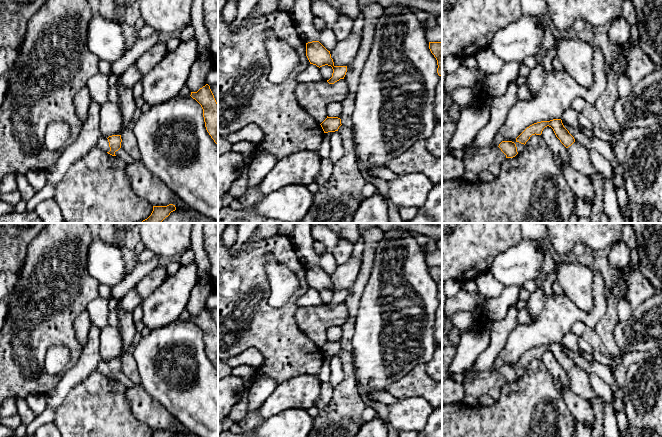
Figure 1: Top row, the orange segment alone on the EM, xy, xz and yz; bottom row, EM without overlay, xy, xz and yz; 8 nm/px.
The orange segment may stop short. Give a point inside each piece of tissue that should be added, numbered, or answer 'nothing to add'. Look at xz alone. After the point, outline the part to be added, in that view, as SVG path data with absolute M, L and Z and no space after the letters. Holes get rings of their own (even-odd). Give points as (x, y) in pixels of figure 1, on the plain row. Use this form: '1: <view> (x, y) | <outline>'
nothing to add

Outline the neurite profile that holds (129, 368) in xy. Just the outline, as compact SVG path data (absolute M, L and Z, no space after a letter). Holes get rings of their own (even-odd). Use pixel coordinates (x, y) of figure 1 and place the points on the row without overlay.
M136 333L130 347L121 358L121 372L136 385L140 385L141 379L133 352L142 337L141 333Z

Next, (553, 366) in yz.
M549 350L545 351L542 355L541 360L546 365L552 376L564 387L569 388L570 381L567 376L567 372L556 361L553 353Z

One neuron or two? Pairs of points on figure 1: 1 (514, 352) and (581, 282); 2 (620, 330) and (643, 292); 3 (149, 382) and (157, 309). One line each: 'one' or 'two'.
1: two
2: two
3: two

